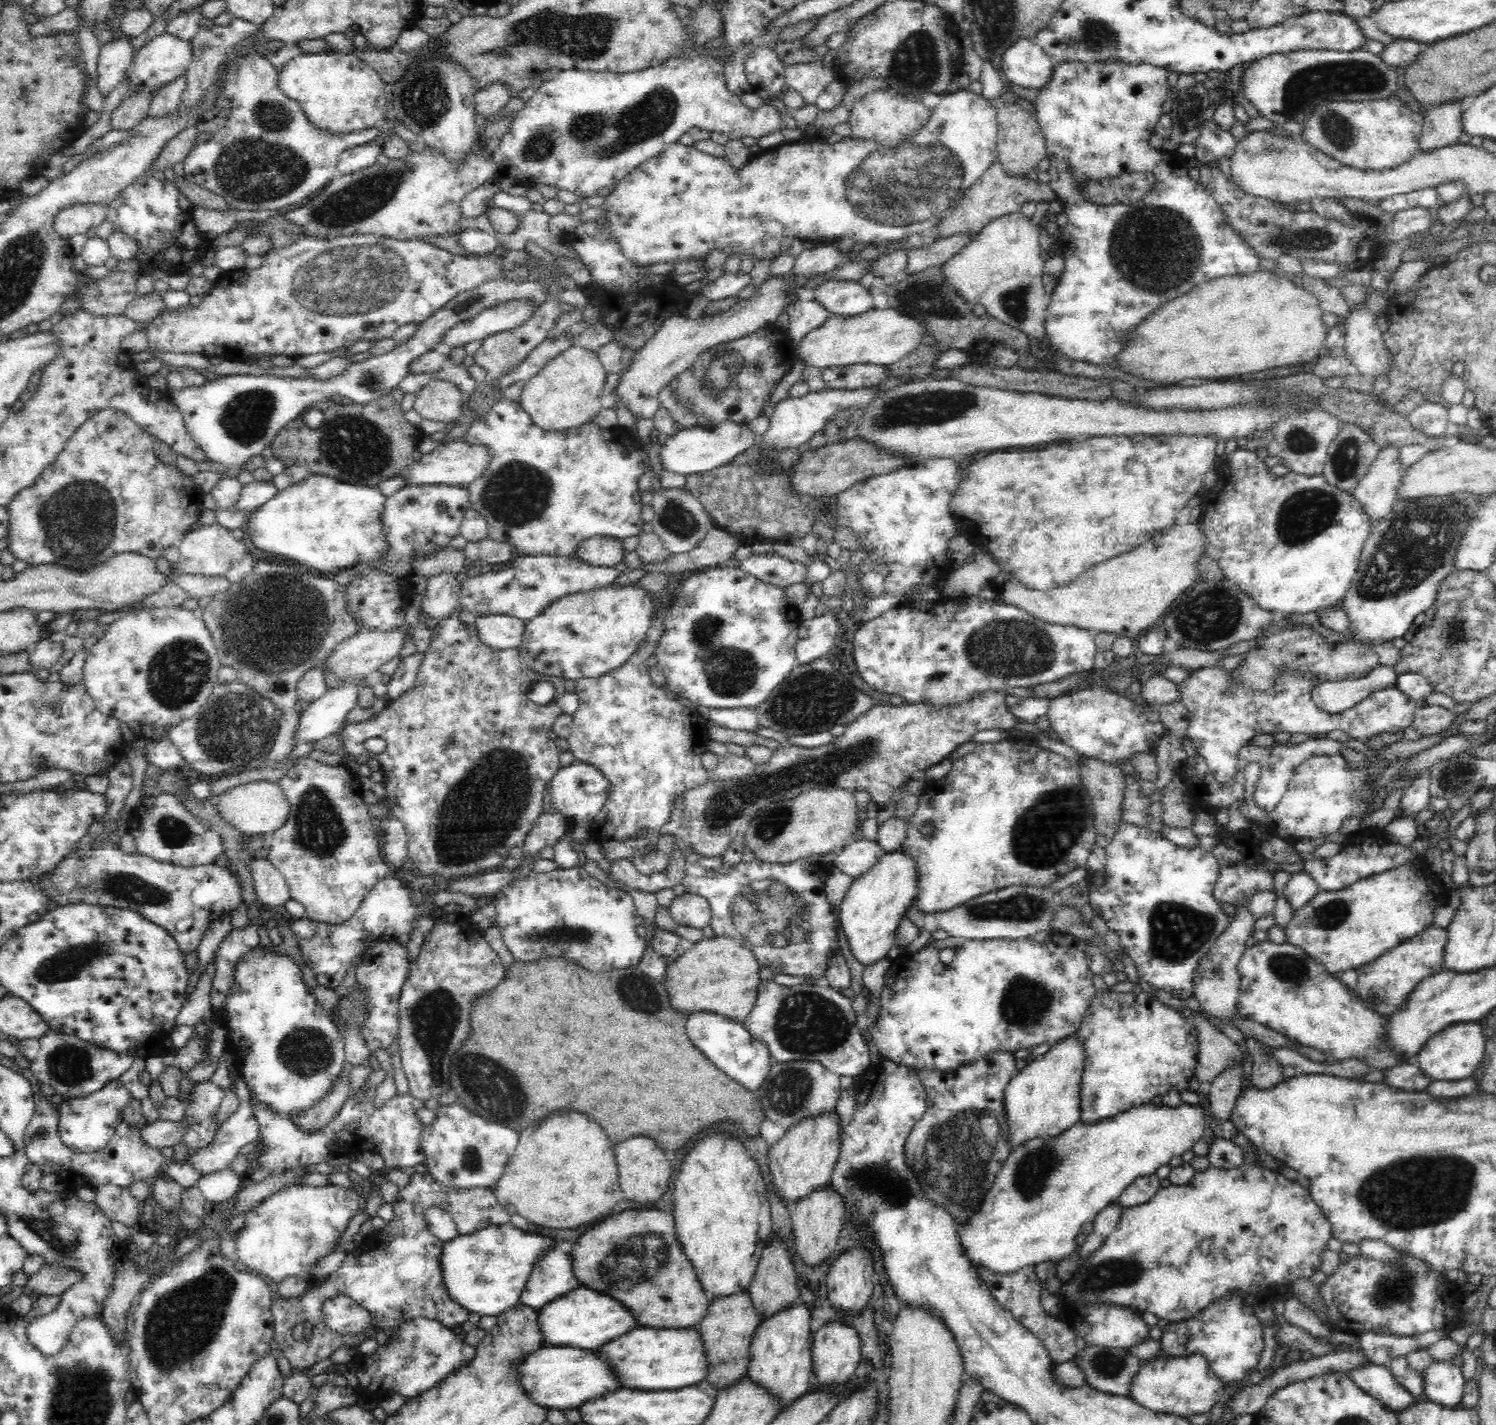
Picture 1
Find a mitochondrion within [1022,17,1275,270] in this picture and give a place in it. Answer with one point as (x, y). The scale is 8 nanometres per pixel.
(1183, 125)

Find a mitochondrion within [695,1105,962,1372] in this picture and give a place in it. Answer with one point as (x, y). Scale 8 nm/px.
(877, 1178)

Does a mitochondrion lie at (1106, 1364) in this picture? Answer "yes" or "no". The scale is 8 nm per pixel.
yes

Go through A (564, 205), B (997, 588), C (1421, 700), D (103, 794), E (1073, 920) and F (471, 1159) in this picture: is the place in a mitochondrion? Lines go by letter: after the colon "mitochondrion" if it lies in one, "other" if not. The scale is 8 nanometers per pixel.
A: other
B: other
C: other
D: other
E: mitochondrion
F: mitochondrion

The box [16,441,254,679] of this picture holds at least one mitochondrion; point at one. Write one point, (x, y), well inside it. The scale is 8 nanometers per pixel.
(80, 517)

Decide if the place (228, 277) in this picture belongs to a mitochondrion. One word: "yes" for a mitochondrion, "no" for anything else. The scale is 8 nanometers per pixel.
no

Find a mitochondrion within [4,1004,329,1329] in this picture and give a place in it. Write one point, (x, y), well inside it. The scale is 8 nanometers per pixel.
(69, 1065)

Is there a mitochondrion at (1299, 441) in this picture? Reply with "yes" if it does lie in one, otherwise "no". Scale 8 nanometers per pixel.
yes

